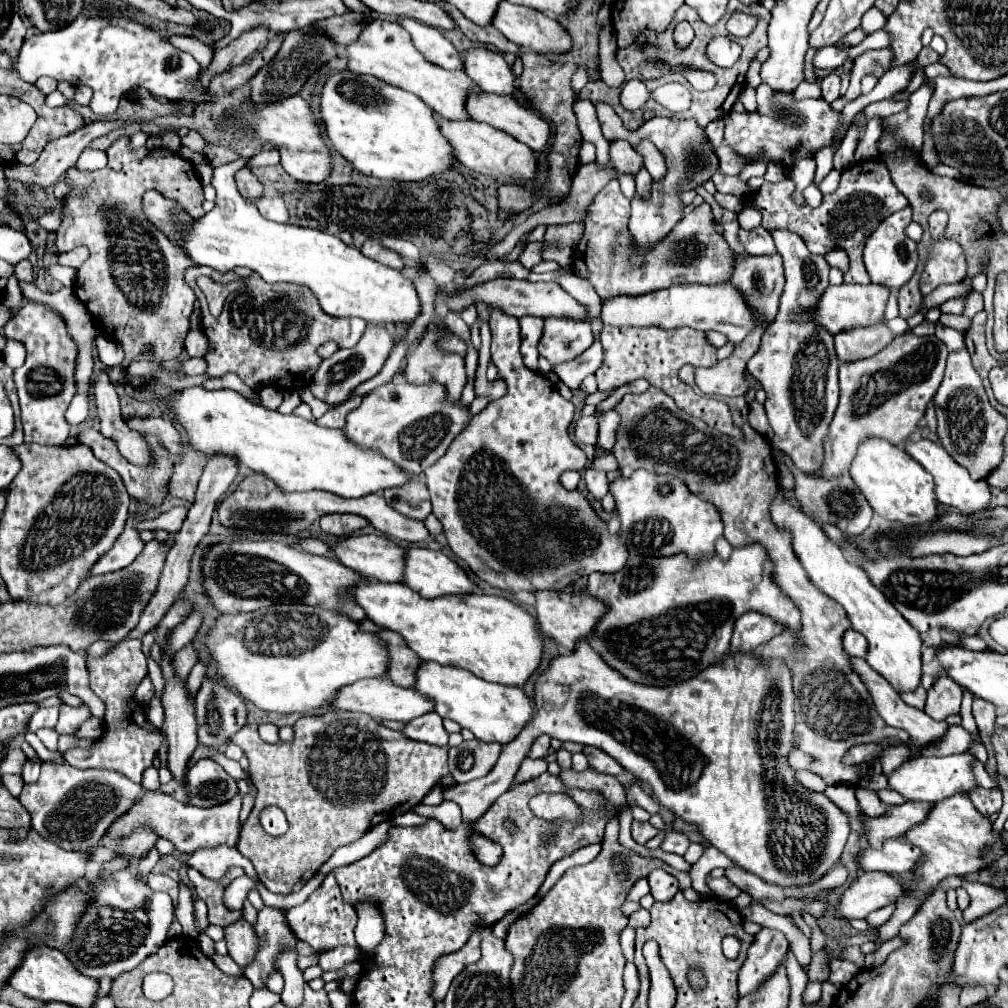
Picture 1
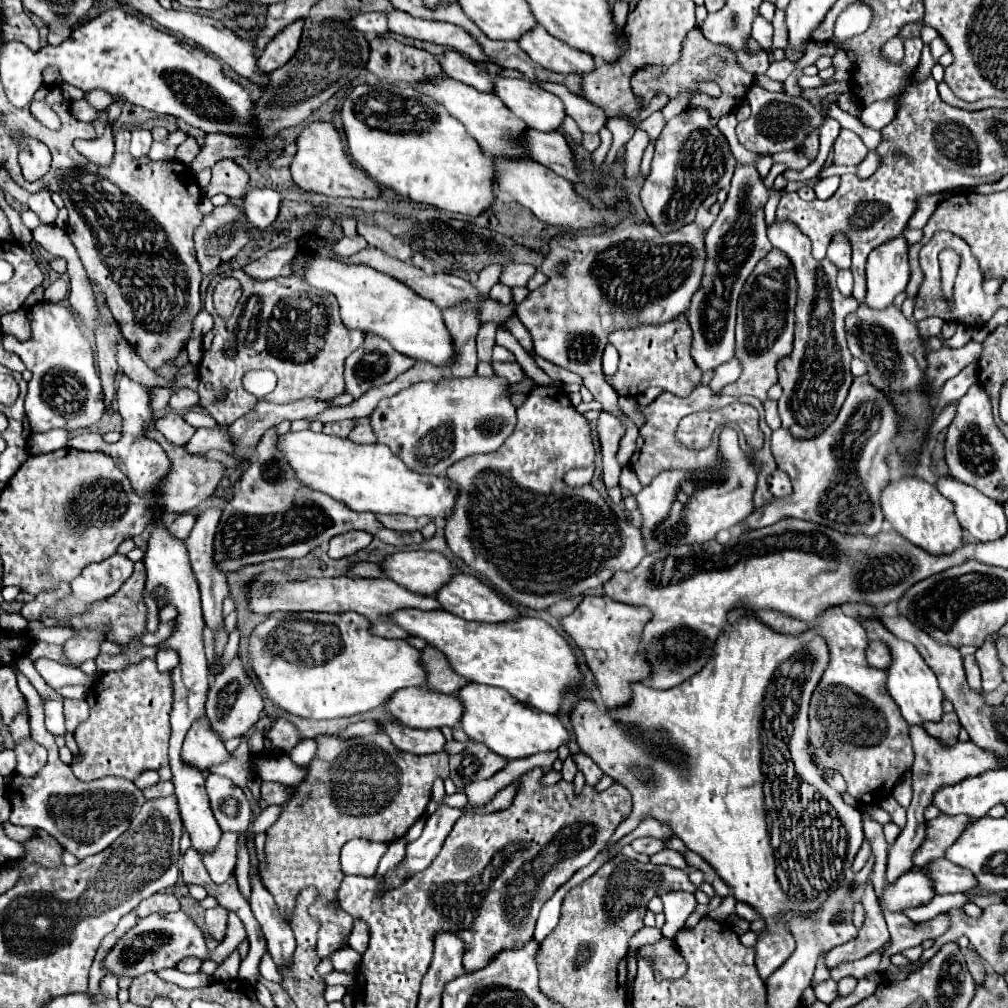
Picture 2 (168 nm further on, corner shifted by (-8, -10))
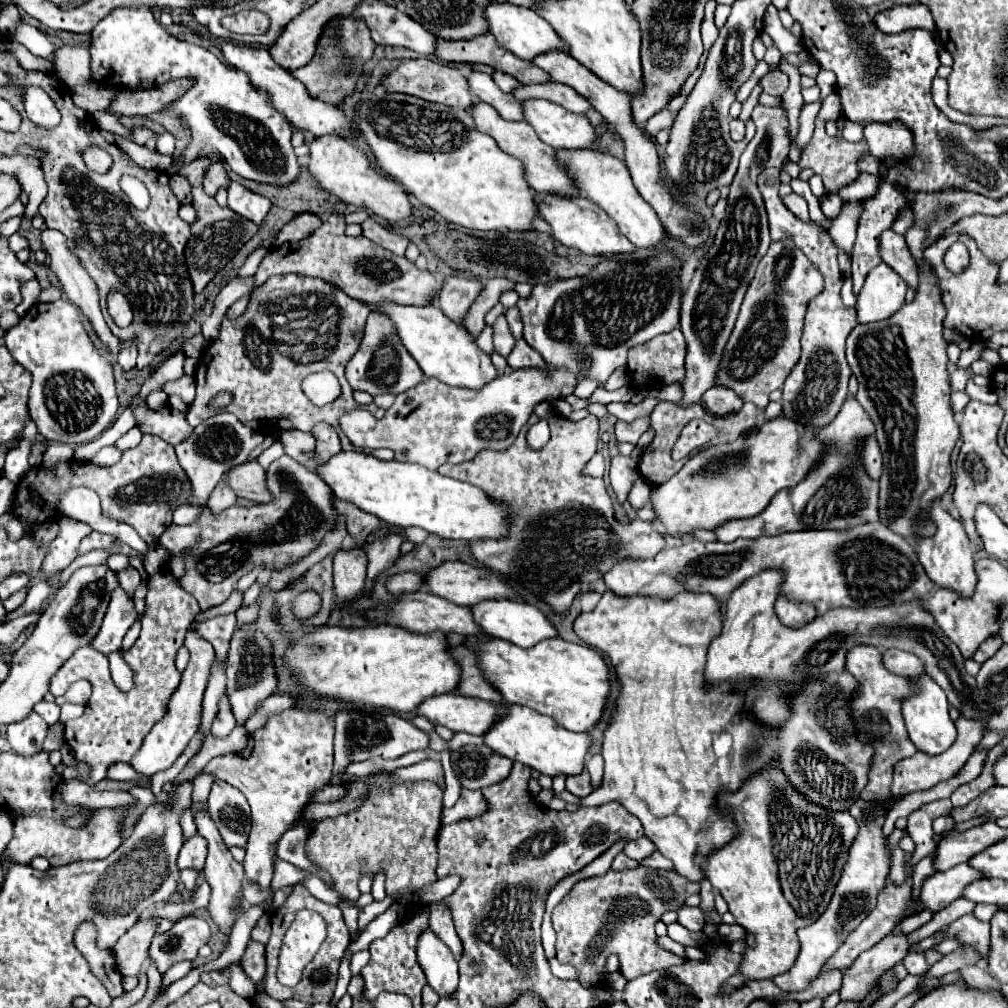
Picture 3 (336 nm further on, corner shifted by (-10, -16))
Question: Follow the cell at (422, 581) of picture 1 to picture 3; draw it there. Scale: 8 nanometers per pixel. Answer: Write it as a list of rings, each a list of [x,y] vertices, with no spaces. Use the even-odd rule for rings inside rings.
[[[486,600],[476,606],[472,606],[474,620],[482,626],[482,630],[494,638],[512,642],[520,648],[532,648],[534,644],[548,640],[548,638],[558,638],[558,630],[554,624],[546,618],[544,612],[540,612],[536,606],[526,604],[526,602],[512,602],[512,600]]]

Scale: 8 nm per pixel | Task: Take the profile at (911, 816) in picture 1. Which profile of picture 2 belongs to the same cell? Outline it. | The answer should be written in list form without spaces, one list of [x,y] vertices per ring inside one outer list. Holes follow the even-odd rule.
[[[940,814],[938,818],[928,820],[926,838],[912,856],[914,866],[922,866],[924,862],[928,862],[928,858],[940,858],[944,854],[944,850],[960,836],[960,830],[964,830],[964,826],[968,822],[970,822],[970,818],[964,814],[956,814],[956,816]]]

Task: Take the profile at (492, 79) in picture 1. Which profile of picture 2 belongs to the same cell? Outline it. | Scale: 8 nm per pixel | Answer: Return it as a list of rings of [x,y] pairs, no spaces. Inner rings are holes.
[[[496,76],[494,94],[518,116],[526,122],[526,126],[536,130],[558,130],[566,110],[560,98],[542,90],[538,84],[530,80],[516,80]]]

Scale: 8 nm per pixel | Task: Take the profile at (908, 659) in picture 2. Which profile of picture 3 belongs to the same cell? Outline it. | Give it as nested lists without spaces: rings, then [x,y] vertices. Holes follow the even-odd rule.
[[[922,676],[914,682],[918,686],[918,694],[914,694],[914,696],[910,696],[902,702],[902,714],[904,714],[904,720],[906,720],[910,740],[918,748],[918,752],[924,752],[924,754],[930,754],[930,756],[942,754],[956,740],[956,726],[954,726],[952,718],[948,716],[946,694],[942,692],[942,688],[938,688],[938,684],[934,684],[934,680],[930,676]]]

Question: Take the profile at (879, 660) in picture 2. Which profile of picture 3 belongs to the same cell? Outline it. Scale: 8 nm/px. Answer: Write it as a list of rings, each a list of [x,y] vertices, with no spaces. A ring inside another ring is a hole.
[[[886,650],[884,652],[884,664],[890,672],[898,674],[898,676],[906,676],[906,678],[918,678],[926,674],[924,662],[904,650]]]

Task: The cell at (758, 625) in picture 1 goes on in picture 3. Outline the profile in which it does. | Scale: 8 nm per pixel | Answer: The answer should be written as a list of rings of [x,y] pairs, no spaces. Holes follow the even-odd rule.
[[[782,594],[776,600],[776,614],[778,618],[782,618],[782,624],[790,628],[800,628],[816,618],[816,608],[808,602],[796,602]]]

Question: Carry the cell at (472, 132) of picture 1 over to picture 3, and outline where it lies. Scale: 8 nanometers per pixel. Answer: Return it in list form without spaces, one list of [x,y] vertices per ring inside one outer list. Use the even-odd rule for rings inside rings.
[[[546,196],[548,202],[538,204],[540,216],[552,226],[552,236],[560,240],[564,246],[570,246],[586,256],[618,256],[618,254],[634,254],[634,244],[618,230],[614,220],[606,216],[606,212],[586,200],[586,198],[572,198],[562,200],[562,196]]]

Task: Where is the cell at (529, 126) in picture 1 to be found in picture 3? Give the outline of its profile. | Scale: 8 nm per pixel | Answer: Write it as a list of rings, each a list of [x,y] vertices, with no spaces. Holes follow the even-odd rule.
[[[558,150],[558,158],[566,164],[568,172],[572,174],[578,188],[582,190],[582,196],[596,202],[600,208],[604,208],[604,212],[616,220],[620,232],[626,234],[634,246],[654,248],[666,238],[656,212],[642,200],[642,196],[638,196],[638,192],[634,192],[634,184],[622,160],[604,152],[596,152],[596,150],[586,150],[586,152]]]

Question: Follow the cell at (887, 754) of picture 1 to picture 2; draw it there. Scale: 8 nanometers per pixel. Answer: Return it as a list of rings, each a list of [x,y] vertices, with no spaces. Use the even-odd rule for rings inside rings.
[[[906,772],[892,788],[892,796],[898,800],[900,806],[908,806],[912,800],[912,772]]]

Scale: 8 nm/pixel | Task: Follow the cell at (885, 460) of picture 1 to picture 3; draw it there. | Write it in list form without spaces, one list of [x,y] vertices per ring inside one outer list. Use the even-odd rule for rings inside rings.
[[[938,504],[932,506],[930,518],[938,526],[938,530],[930,538],[916,538],[916,544],[918,544],[918,560],[924,566],[928,578],[938,588],[946,588],[946,590],[952,590],[952,592],[960,594],[962,598],[970,598],[974,594],[976,582],[978,582],[978,576],[976,576],[976,570],[974,570],[974,550],[972,550],[970,538],[966,536],[964,528],[962,528],[962,522],[960,520],[954,520]]]

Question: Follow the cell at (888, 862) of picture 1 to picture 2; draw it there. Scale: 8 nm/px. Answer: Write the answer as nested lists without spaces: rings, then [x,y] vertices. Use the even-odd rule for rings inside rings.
[[[936,858],[936,860],[930,860],[926,866],[920,866],[920,868],[914,866],[910,870],[924,872],[930,878],[936,894],[970,892],[972,888],[976,888],[976,880],[972,878],[972,874],[968,874],[968,870],[948,862],[946,858]]]

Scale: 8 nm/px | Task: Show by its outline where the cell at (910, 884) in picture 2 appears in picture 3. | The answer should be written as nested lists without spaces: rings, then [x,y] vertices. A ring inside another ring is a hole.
[[[958,864],[956,868],[950,868],[946,872],[936,872],[934,876],[924,880],[920,900],[924,908],[930,908],[932,912],[938,912],[946,908],[950,902],[958,900],[966,888],[966,884],[972,884],[976,880],[982,880],[984,874],[970,864]]]

